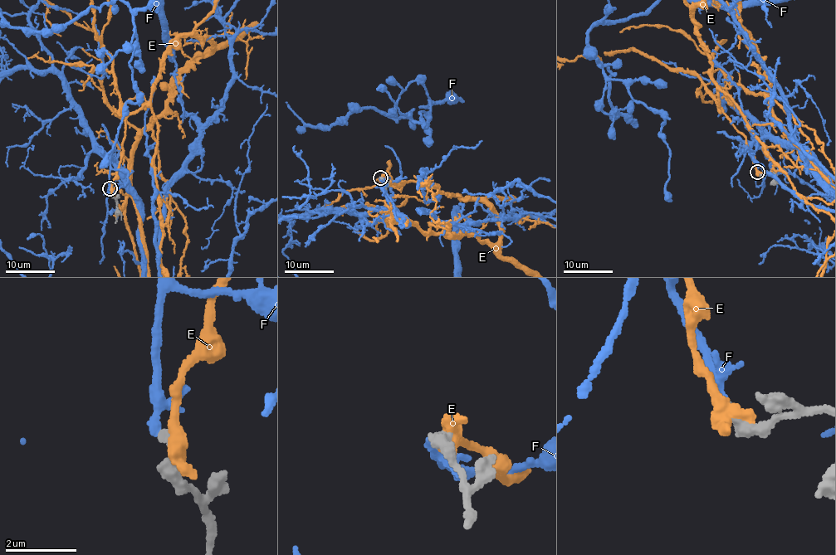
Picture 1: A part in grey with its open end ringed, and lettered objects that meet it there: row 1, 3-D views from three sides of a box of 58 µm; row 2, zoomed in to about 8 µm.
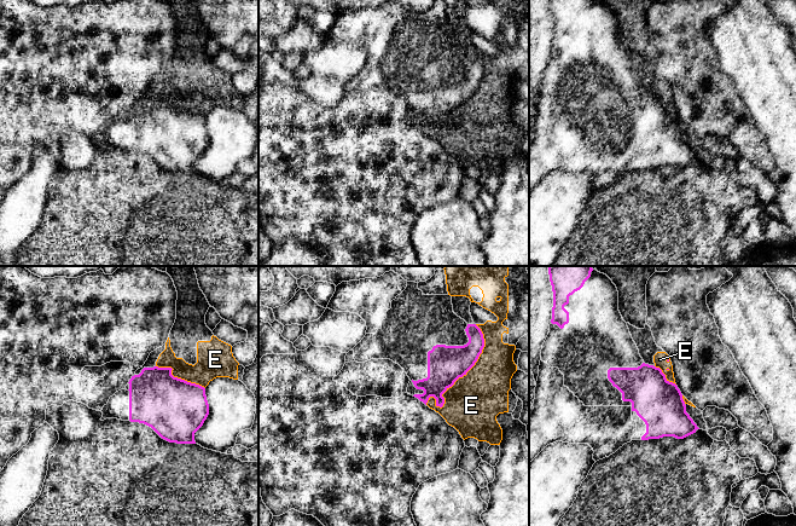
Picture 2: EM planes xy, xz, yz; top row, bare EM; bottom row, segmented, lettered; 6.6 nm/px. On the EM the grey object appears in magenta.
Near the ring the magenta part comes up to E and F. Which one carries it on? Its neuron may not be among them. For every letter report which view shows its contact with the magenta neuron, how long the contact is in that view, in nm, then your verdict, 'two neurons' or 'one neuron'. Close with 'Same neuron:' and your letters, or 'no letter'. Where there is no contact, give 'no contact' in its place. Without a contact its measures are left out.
E: xz | 650 nm | two neurons
F: no contact | two neurons
Same neuron: no letter

